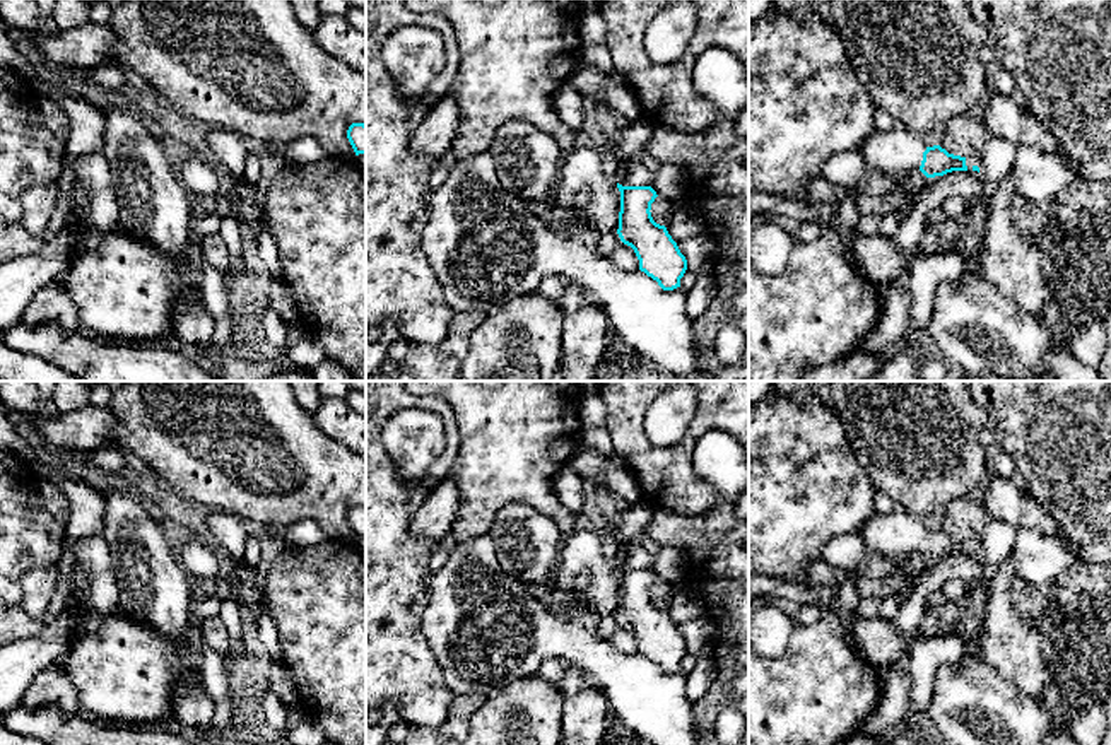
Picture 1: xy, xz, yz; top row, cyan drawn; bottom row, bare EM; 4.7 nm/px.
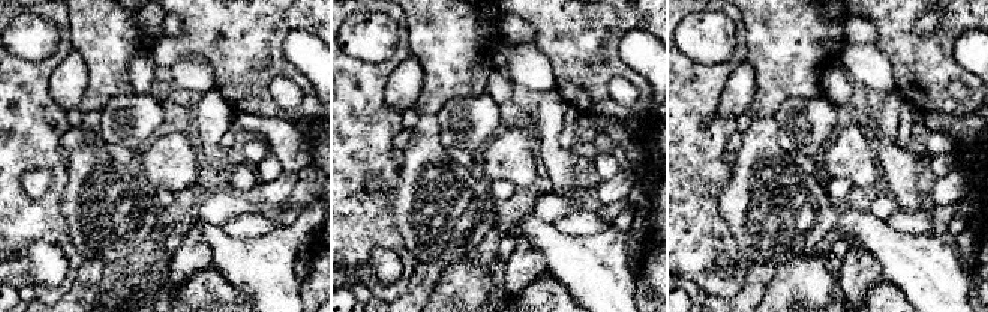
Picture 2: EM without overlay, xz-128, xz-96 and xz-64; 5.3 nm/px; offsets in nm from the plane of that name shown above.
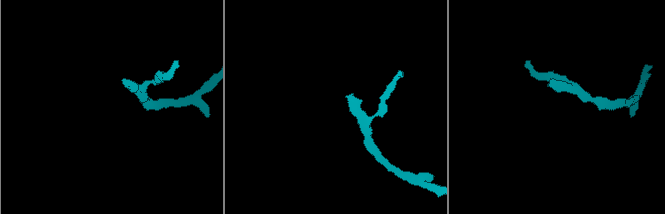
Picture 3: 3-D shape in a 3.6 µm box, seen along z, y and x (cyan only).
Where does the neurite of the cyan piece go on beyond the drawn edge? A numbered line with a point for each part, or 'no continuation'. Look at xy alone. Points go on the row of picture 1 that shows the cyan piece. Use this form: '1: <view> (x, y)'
no continuation

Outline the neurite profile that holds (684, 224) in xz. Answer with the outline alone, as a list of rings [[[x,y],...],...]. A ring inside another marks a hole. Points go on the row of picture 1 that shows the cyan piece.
[[[679,207],[667,224],[667,231],[675,243],[685,241],[706,232],[702,219],[697,212]]]

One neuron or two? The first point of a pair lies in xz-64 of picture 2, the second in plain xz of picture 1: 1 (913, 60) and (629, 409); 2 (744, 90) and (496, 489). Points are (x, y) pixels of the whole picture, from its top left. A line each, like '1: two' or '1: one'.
1: one
2: two

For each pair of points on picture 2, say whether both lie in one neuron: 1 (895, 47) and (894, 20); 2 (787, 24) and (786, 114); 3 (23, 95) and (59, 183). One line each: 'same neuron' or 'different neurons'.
1: same neuron
2: different neurons
3: same neuron

